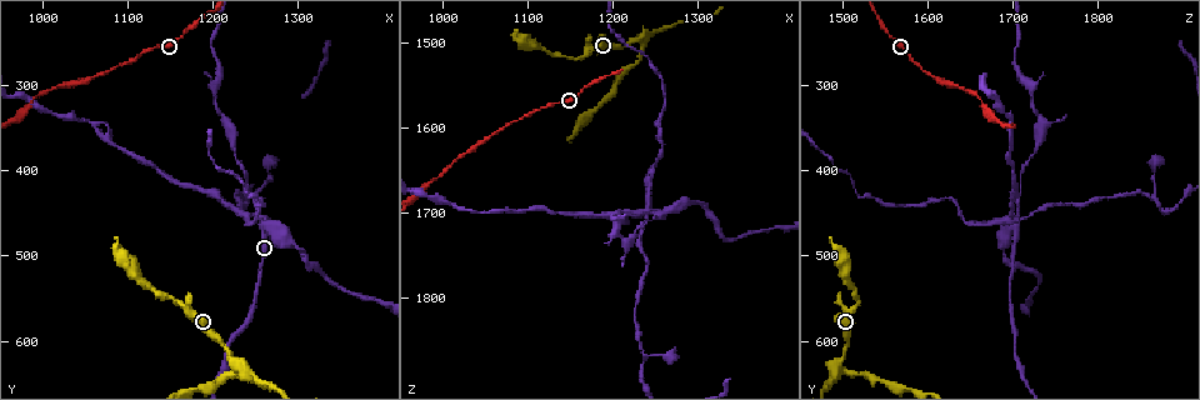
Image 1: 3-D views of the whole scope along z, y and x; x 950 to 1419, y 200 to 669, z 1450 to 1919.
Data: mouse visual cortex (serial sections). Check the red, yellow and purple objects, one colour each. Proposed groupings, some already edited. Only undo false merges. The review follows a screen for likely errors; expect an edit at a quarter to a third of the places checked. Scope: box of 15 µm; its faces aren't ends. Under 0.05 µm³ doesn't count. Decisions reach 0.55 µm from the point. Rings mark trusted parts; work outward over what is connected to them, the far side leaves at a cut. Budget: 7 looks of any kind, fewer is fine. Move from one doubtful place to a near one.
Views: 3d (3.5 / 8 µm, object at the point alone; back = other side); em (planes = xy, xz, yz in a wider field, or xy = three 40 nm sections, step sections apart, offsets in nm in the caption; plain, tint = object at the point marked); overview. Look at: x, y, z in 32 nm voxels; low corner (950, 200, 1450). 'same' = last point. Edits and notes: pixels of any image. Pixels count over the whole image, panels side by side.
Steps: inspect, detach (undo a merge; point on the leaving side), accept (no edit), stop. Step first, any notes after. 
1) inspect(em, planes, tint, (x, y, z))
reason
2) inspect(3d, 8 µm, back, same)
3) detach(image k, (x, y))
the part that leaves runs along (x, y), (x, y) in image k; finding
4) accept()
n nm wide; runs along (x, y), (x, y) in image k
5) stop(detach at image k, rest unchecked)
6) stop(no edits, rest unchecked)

inspect(3d, 3.5 µm, (985, 325, 1665))

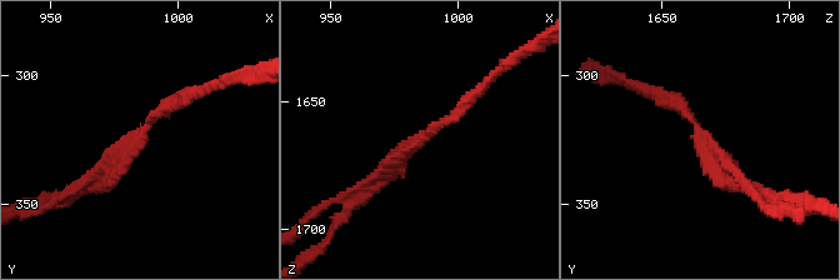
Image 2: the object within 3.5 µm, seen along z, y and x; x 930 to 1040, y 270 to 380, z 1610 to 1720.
inspect(em, xy, step 3, tint, (987, 320, 1664))
arms of 150, 200 nm

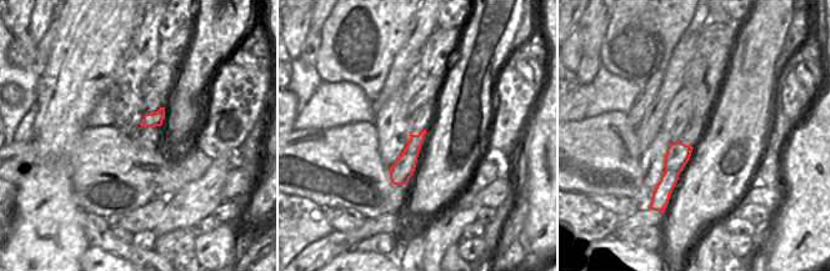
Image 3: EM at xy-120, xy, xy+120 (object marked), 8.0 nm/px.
detach(image 2, (804, 198))
a second cell is stuck on

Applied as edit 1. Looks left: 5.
inspect(overview)

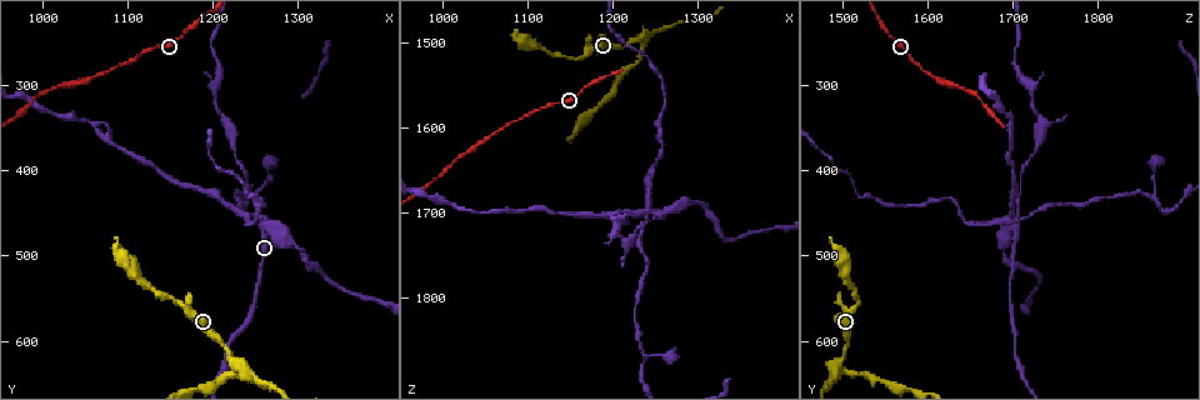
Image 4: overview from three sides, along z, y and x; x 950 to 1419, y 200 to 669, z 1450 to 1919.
inspect(3d, 3.5 µm, (1240, 455, 1695))

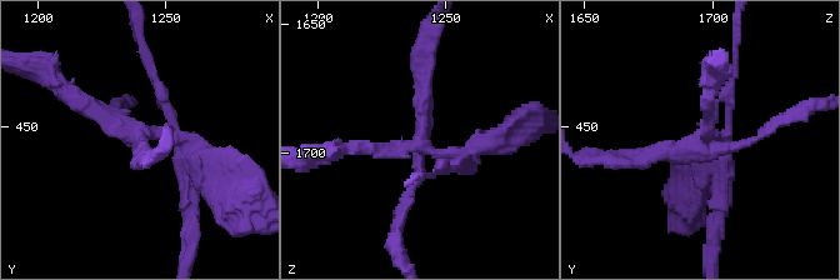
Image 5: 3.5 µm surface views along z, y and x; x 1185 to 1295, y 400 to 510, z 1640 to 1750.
inspect(em, xy, step 3, plain, (1243, 452, 1699))

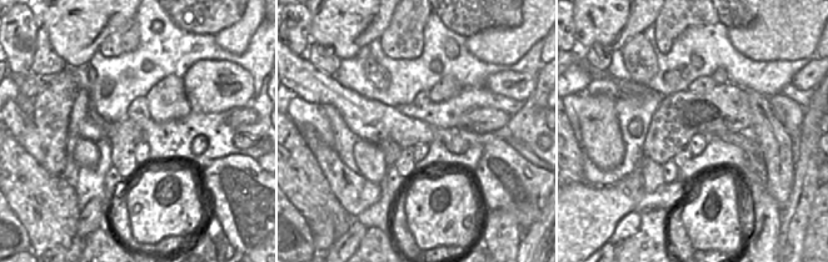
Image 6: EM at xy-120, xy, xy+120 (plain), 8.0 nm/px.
inspect(em, xy, step 3, tint, same)

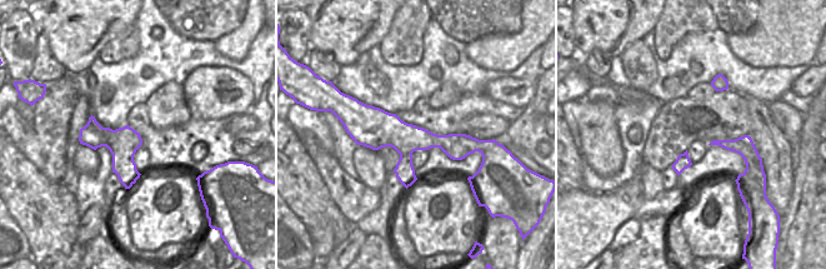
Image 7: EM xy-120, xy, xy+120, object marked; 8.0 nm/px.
detach(image 5, (133, 138))
the part that leaves runs along (186, 164), (179, 138), (94, 106) in image 5; two cells meet here

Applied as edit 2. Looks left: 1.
stop(detach at image 2, detach at image 5, rest unchecked)

